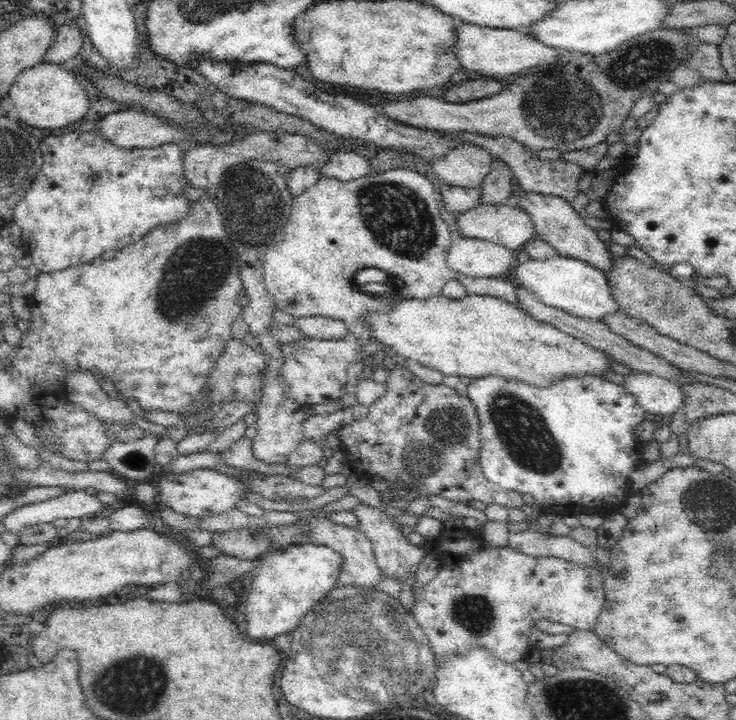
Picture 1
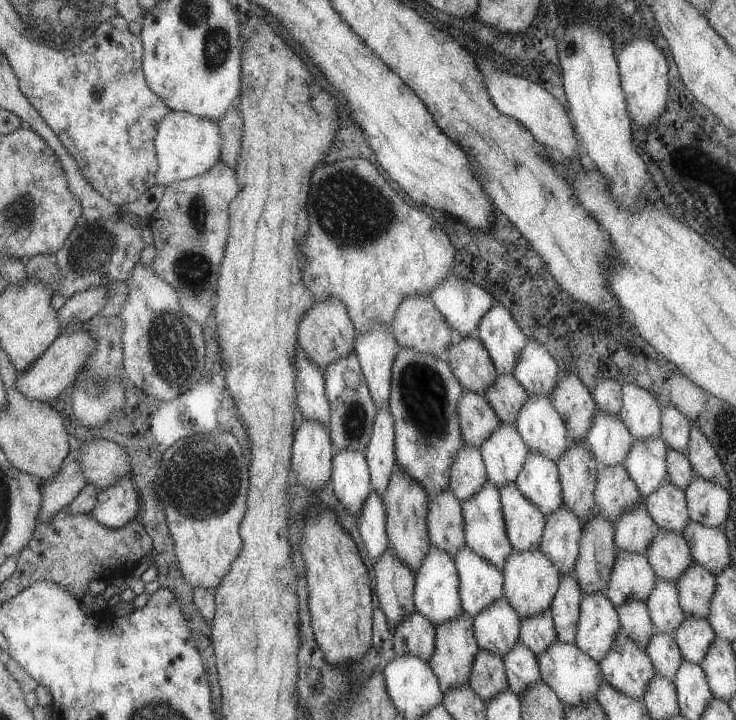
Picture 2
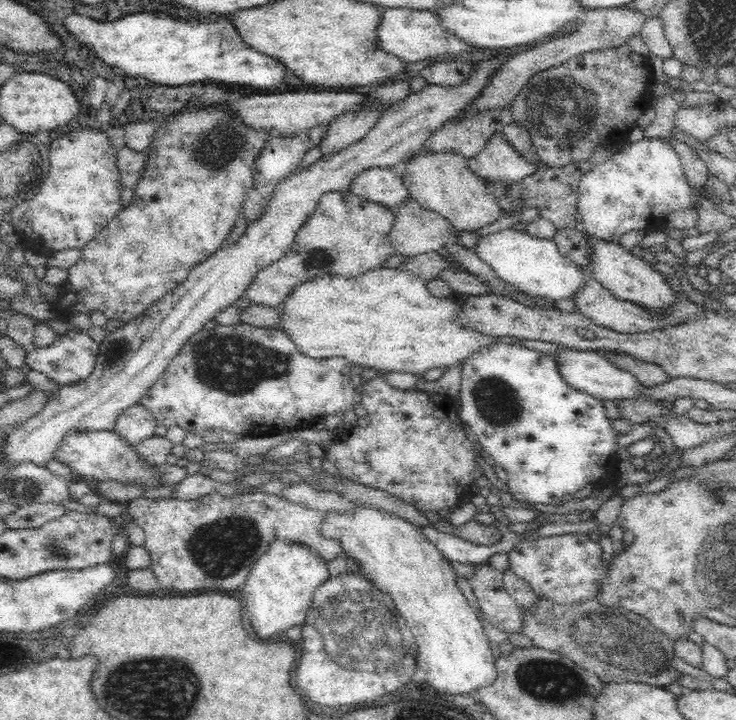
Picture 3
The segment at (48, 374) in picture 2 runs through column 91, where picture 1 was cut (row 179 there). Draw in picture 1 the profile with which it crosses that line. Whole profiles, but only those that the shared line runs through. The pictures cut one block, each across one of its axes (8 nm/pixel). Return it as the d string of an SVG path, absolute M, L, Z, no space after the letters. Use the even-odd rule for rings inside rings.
M354 151L334 152L321 168L323 176L336 178L343 182L368 176L371 172L374 172L371 162L368 162L366 158Z

